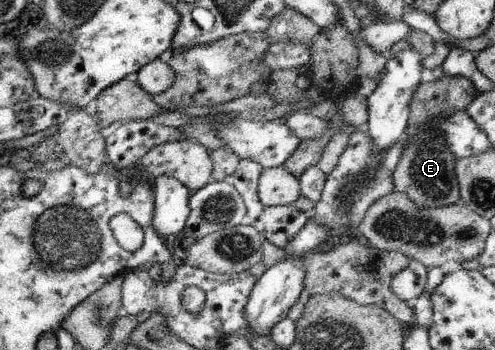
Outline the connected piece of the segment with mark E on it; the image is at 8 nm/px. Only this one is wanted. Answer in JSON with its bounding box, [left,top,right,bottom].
[393,76,476,208]

